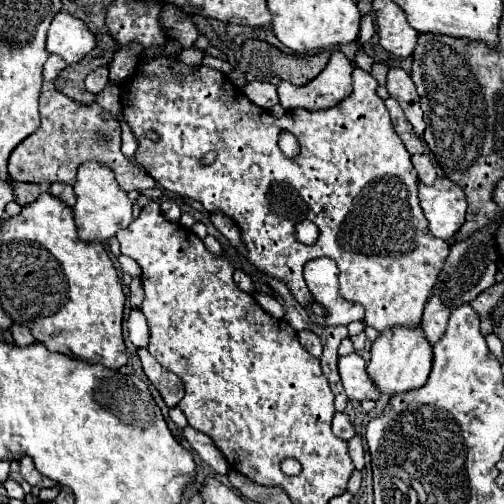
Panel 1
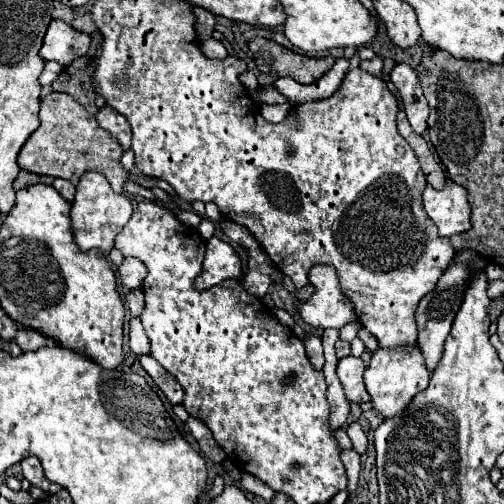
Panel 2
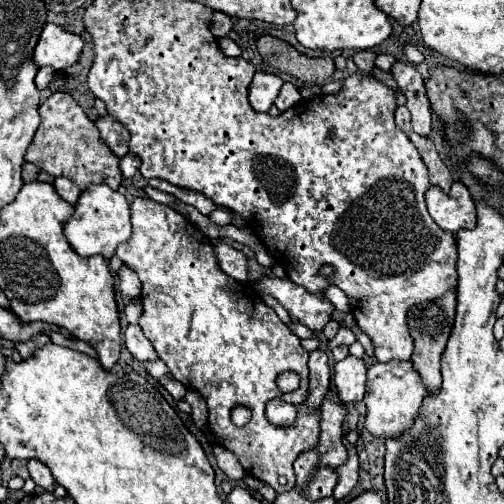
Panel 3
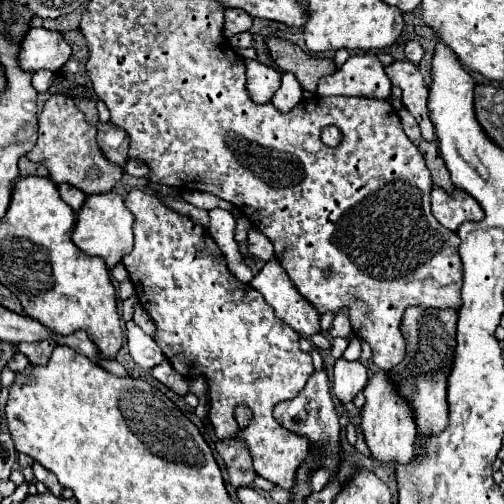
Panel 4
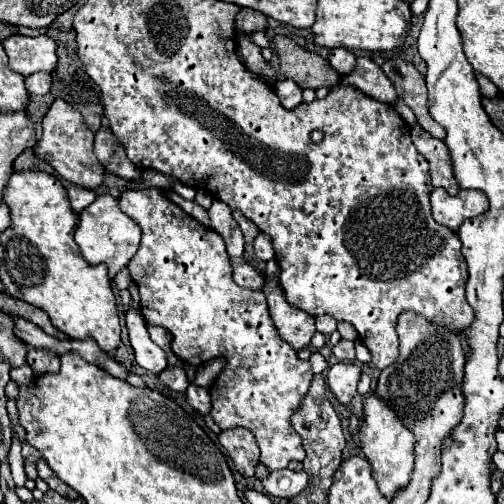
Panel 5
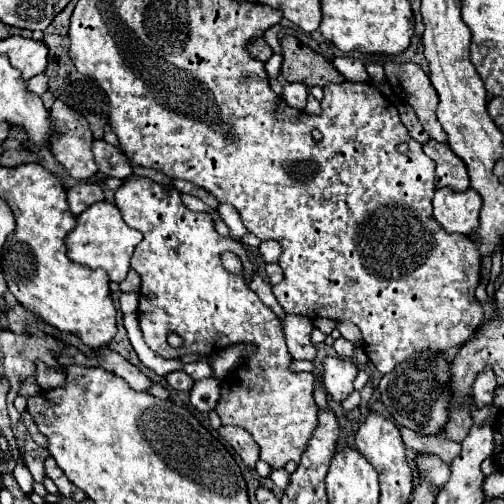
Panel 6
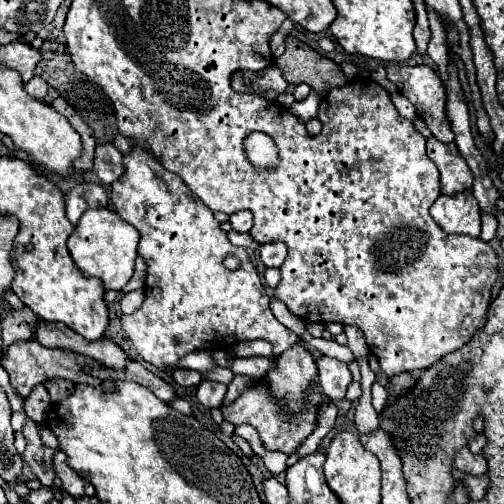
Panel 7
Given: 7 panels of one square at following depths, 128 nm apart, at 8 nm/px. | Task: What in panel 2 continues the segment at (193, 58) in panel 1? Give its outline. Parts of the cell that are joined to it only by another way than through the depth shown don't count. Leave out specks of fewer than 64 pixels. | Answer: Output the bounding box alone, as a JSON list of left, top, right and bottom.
[200,38,228,60]

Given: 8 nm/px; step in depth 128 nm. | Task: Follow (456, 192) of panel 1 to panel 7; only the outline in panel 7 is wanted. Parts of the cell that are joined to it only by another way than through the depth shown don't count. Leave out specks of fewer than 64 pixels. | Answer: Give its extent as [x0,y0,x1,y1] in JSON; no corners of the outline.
[430,190,480,236]

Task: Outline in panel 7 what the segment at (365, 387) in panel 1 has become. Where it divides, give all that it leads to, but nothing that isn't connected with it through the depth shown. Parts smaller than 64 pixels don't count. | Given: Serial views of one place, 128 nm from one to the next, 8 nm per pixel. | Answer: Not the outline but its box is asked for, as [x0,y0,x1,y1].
[316,356,352,402]

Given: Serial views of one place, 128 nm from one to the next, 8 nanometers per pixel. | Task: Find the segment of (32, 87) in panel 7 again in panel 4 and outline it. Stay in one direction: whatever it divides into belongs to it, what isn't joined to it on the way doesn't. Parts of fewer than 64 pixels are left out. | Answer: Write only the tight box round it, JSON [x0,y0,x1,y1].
[32,70,54,92]

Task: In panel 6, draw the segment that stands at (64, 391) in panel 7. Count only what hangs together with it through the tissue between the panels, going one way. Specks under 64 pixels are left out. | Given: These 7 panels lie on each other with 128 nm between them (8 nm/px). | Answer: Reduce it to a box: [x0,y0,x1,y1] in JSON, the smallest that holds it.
[36,364,66,388]

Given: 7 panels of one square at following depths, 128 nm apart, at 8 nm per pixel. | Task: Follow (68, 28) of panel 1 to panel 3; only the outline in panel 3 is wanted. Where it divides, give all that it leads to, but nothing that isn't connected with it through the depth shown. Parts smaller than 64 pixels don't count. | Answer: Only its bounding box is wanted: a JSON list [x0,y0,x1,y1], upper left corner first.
[34,24,84,70]

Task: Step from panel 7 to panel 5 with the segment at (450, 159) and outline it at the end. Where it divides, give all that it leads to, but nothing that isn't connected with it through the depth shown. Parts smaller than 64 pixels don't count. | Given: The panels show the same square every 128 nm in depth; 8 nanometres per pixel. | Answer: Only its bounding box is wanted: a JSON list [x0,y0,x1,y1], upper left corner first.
[410,124,460,196]

